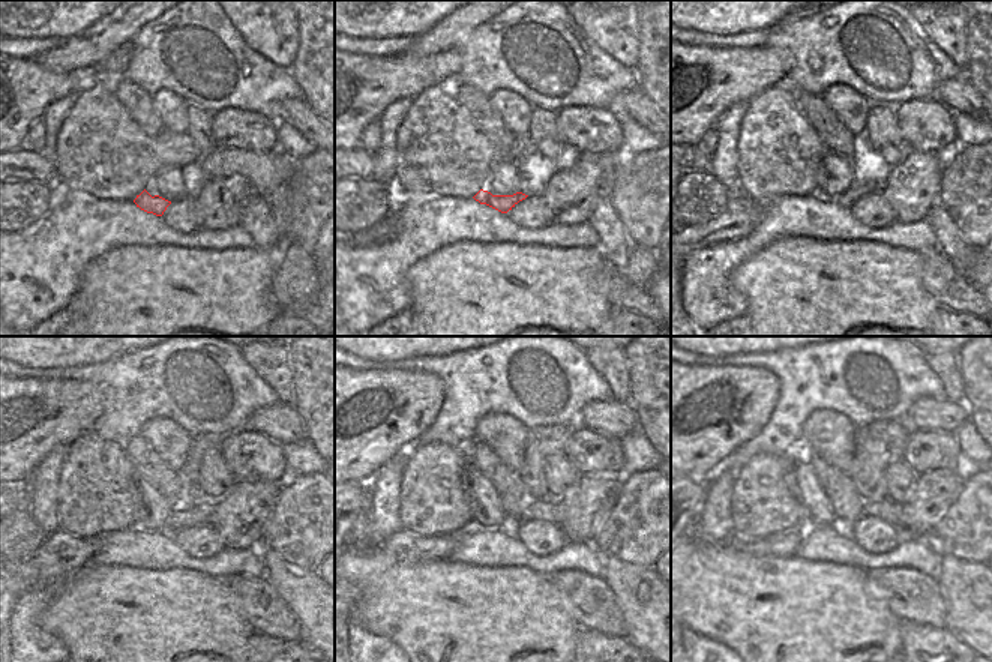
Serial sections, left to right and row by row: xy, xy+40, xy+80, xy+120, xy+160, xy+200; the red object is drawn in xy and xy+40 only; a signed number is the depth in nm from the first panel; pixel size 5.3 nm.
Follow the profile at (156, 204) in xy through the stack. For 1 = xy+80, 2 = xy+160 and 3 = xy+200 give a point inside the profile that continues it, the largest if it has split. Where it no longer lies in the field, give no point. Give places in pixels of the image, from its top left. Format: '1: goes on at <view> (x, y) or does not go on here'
1: goes on at xy+80 (845, 200)
2: goes on at xy+160 (541, 511)
3: goes on at xy+200 (887, 511)

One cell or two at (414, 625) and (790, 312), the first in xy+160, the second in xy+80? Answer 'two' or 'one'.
one

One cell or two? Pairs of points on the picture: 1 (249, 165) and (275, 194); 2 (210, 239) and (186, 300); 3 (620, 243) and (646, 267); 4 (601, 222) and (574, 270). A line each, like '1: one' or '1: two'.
1: one
2: two
3: two
4: two

